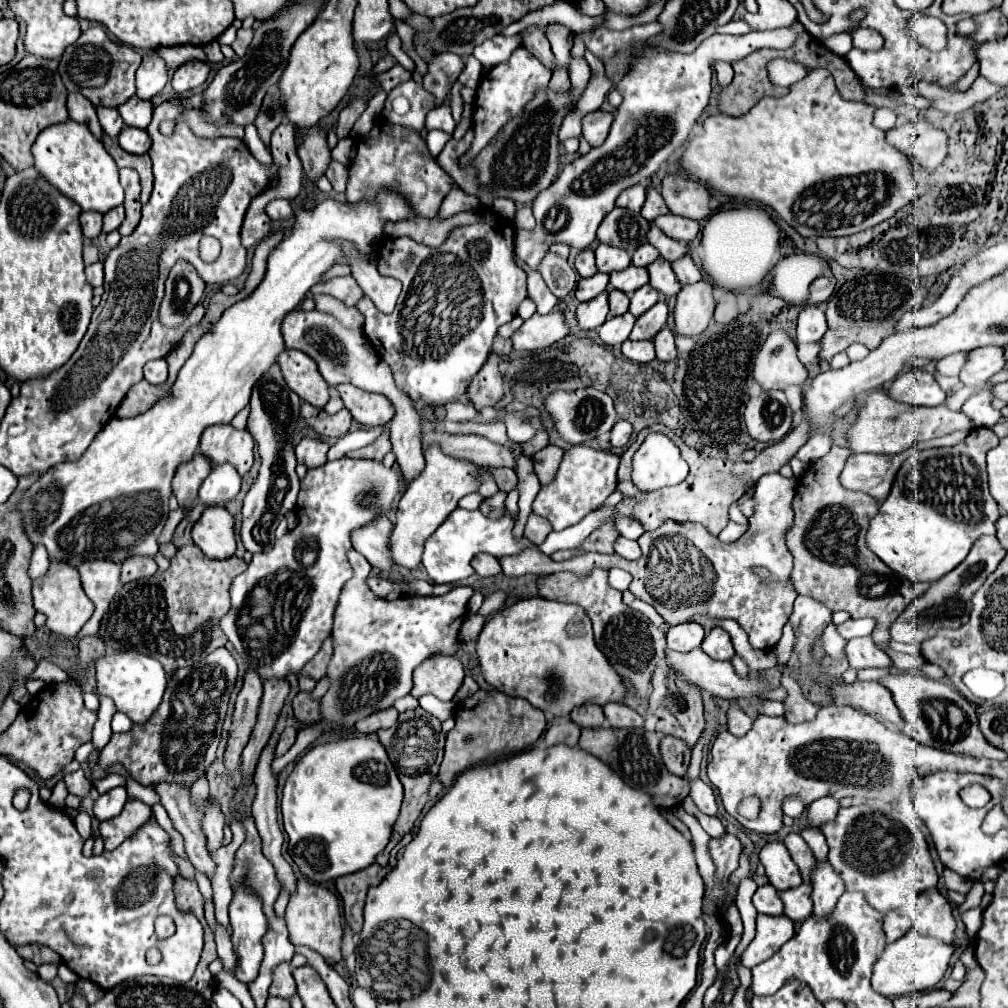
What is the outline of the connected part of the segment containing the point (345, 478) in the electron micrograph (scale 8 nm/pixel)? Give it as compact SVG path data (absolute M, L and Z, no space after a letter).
M340 458L322 468L308 470L298 494L298 526L278 538L270 552L254 554L250 566L234 578L230 588L232 606L228 614L220 618L220 628L234 650L246 658L246 666L256 670L262 680L296 674L318 654L322 642L332 634L332 618L340 590L352 576L352 568L346 560L346 550L352 548L350 532L374 520L374 516L386 514L400 496L402 483L402 476L396 468L386 468L376 460Z

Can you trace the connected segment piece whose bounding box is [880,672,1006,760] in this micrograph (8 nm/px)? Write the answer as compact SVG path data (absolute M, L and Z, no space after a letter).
M910 672L890 674L882 678L880 682L892 692L894 702L900 708L902 718L906 720L904 734L908 734L910 738L932 748L942 748L954 754L968 754L974 758L1000 758L1002 760L1006 756L1006 752L986 742L986 738L980 734L974 706L950 684L936 682L922 674L910 674Z

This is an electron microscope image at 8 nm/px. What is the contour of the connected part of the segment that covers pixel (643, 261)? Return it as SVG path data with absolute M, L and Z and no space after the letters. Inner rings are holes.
M642 244L642 248L638 248L638 250L634 252L634 256L632 256L632 264L634 264L634 266L648 266L648 264L652 264L656 258L658 258L656 248L654 248L652 244Z

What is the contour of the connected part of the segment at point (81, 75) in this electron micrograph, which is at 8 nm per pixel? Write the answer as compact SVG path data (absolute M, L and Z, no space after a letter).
M92 26L82 32L80 40L66 48L60 60L60 76L68 92L84 94L94 106L118 108L134 96L134 72L140 64L140 54L122 42L112 40L104 28Z

